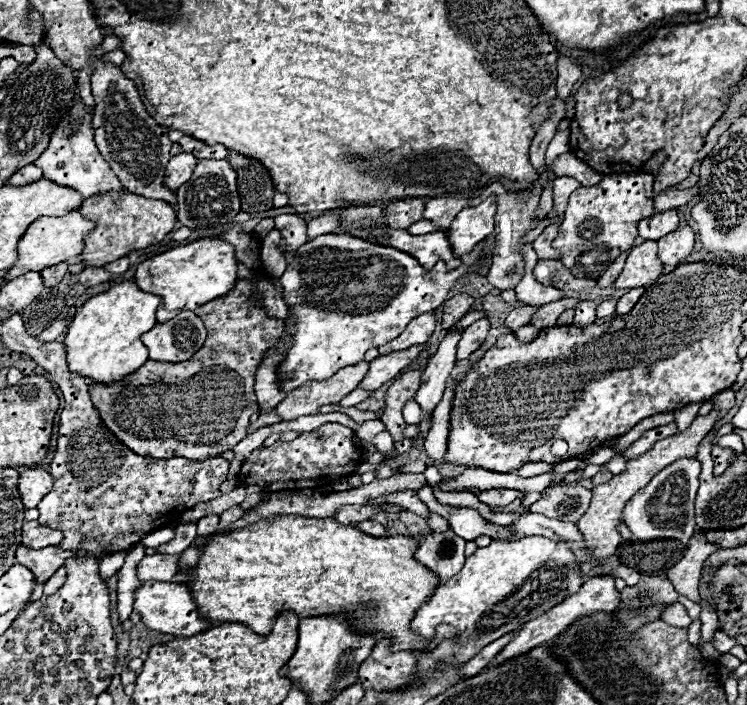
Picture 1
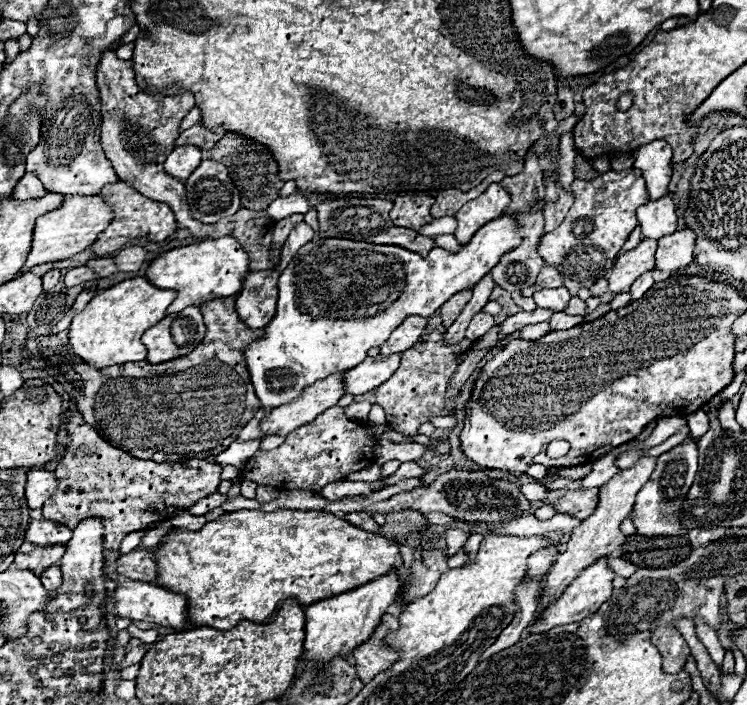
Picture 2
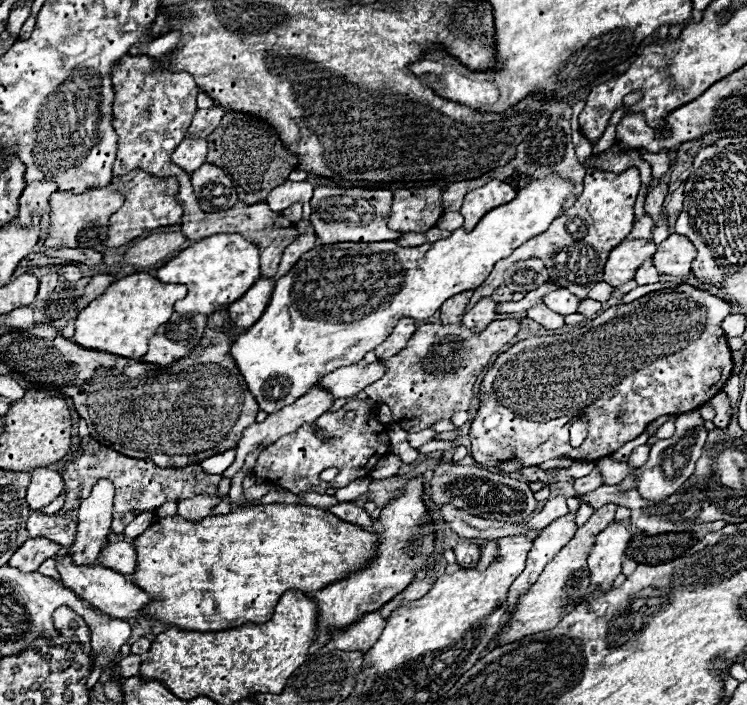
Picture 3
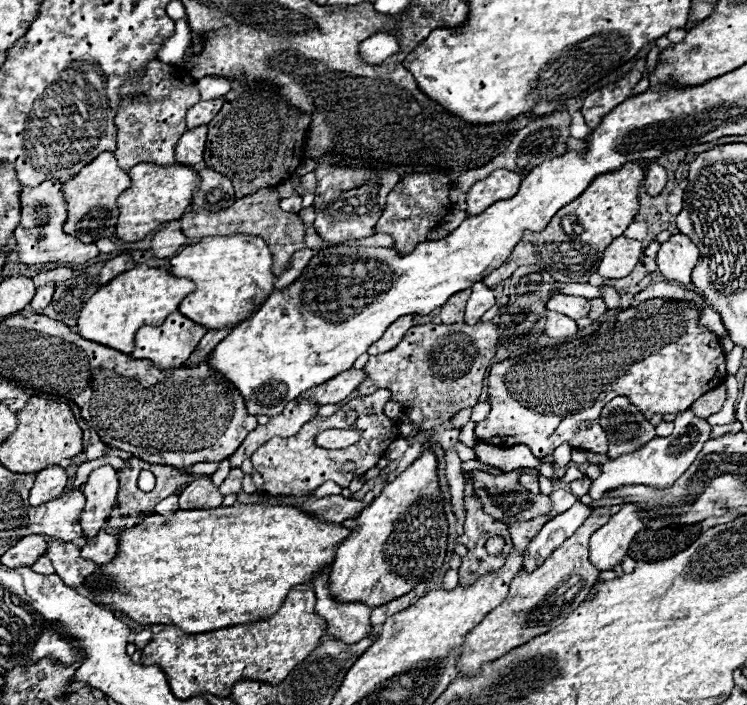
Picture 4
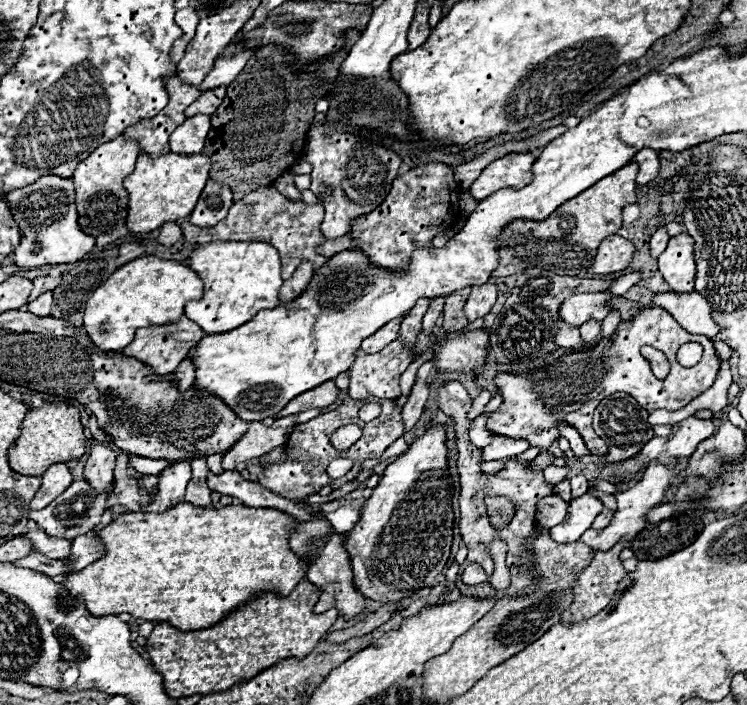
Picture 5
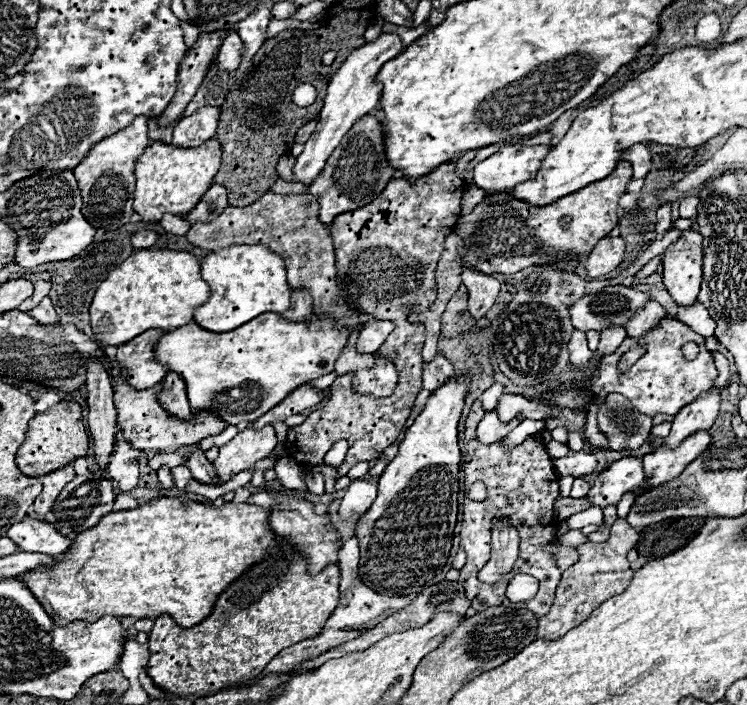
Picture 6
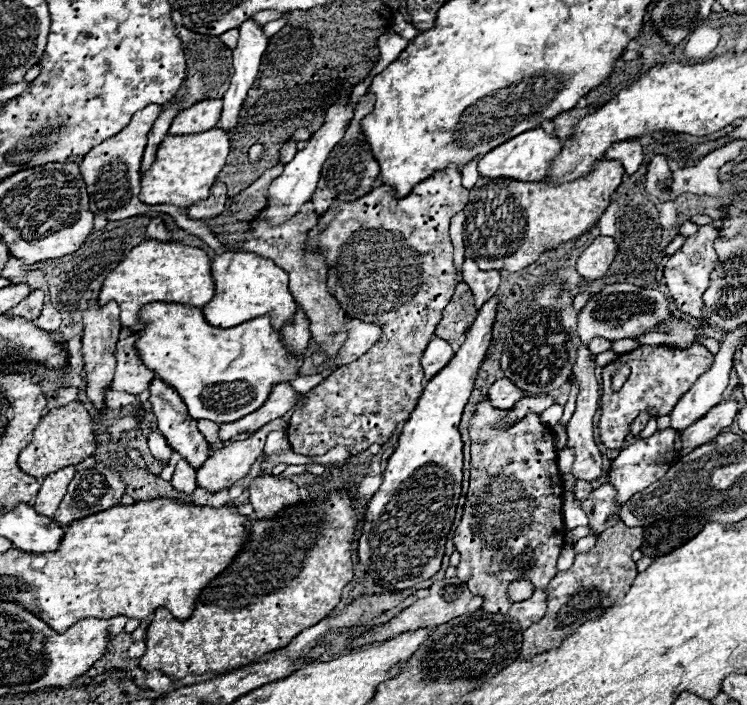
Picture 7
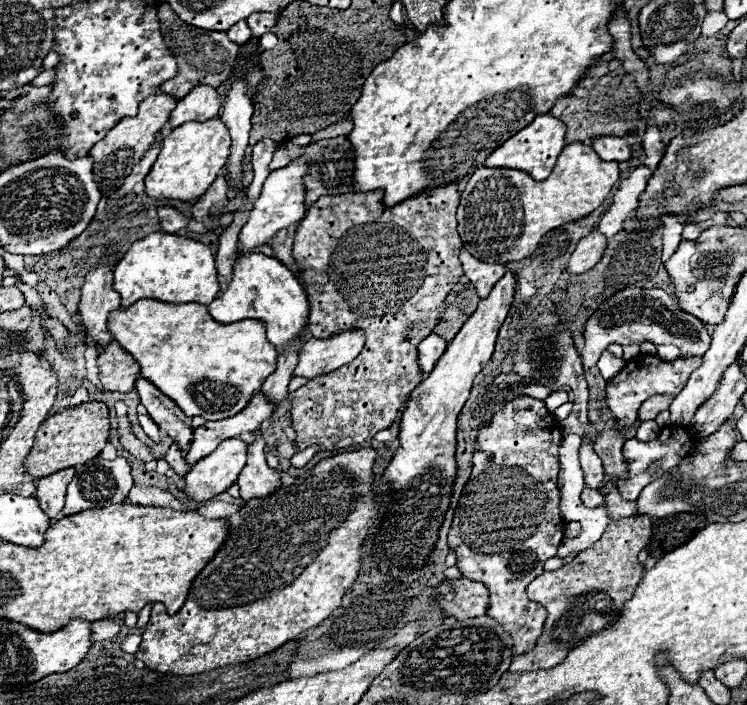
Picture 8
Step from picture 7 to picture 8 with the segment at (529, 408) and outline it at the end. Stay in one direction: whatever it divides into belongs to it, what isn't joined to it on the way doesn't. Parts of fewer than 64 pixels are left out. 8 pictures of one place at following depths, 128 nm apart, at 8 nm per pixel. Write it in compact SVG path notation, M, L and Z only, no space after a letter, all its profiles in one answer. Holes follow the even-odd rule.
M554 392L554 394L550 394L544 402L548 404L550 410L556 410L558 406L562 406L562 404L568 402L568 400L570 400L570 394L568 394L568 392Z

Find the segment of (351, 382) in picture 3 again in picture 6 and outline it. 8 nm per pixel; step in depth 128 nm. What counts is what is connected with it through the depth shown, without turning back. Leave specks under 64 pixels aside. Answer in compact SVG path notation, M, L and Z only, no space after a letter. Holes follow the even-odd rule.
M304 384L304 386L296 388L294 392L290 392L282 402L278 402L278 404L276 404L272 410L268 410L264 416L260 416L260 418L256 418L254 422L250 422L248 428L258 430L258 428L264 428L264 426L268 426L268 424L282 422L282 420L286 420L286 418L292 416L292 414L300 414L302 410L306 410L306 408L310 408L310 406L316 406L322 398L324 398L324 390L316 390L316 388L308 386L308 384Z

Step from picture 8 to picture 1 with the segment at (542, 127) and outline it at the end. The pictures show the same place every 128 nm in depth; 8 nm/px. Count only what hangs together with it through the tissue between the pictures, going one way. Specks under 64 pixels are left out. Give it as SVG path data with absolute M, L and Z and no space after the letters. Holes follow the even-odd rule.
M490 196L482 204L464 208L456 214L448 230L448 238L456 256L468 254L478 242L486 240L494 232L494 214L496 196Z

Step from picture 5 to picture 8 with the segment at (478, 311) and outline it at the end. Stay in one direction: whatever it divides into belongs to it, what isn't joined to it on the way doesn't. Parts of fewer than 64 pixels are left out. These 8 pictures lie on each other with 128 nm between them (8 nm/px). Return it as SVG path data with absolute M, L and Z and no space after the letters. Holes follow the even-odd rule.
M462 250L460 262L464 266L464 274L476 286L476 292L480 298L488 296L488 292L494 288L494 284L500 280L500 276L504 276L504 272L506 272L504 264L488 264L488 262L476 260L468 250Z

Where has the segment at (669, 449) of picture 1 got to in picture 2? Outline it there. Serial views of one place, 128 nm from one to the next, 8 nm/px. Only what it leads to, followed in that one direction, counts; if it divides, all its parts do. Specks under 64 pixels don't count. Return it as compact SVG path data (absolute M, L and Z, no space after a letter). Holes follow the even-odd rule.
M640 458L632 468L628 470L620 470L610 482L606 482L600 488L600 504L594 510L592 516L588 516L578 528L574 528L566 550L562 554L558 554L558 560L552 564L550 572L546 574L546 588L544 588L544 596L540 596L538 600L538 610L536 610L536 618L550 606L554 604L564 590L568 588L568 584L572 584L572 580L588 566L592 564L592 560L600 558L600 556L610 556L616 552L618 546L624 544L626 536L620 532L620 522L630 514L632 506L634 506L634 498L636 492L648 482L648 476L652 474L652 468L656 464L656 458Z

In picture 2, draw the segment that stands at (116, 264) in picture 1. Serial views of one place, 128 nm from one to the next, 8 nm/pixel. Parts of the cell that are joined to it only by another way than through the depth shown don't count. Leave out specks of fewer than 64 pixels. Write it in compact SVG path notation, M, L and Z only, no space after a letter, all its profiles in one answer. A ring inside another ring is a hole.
M90 258L90 260L86 260L84 264L86 264L88 268L92 268L98 276L110 276L110 274L118 272L112 258Z

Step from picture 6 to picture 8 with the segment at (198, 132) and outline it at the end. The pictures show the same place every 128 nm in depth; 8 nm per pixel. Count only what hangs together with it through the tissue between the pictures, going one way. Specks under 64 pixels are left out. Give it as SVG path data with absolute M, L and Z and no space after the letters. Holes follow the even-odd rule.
M196 86L192 88L192 92L188 92L188 96L184 96L172 116L170 116L170 126L176 128L184 122L204 122L204 120L210 120L210 118L216 118L220 114L220 98L218 98L218 92L216 88L212 86Z

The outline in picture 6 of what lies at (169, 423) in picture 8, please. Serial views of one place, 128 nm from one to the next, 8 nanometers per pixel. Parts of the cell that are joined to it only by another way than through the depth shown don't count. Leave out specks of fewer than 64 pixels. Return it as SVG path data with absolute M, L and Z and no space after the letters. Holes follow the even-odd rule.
M168 372L162 380L160 404L174 418L180 418L180 420L192 418L192 410L188 406L188 398L184 392L184 382L180 380L180 376L172 376L172 372ZM190 446L190 454L188 454L188 460L186 460L186 466L190 468L192 476L196 480L200 480L202 484L212 484L212 480L216 480L216 474L212 472L212 464L208 462L208 458L204 456L204 452L196 446Z

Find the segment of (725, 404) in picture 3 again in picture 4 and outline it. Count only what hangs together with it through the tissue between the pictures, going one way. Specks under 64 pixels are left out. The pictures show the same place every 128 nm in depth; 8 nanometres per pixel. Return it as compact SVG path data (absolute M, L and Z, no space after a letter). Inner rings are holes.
M718 386L718 388L706 392L704 396L700 396L700 398L690 406L690 410L692 410L696 416L700 416L700 418L706 420L708 416L716 414L716 412L722 408L724 400L726 400L726 388L724 388L724 386Z

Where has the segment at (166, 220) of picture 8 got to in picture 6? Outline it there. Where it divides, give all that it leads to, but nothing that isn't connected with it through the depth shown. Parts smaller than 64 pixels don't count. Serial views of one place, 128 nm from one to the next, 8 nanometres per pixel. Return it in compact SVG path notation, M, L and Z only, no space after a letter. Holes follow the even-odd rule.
M140 230L132 236L132 246L134 246L134 250L144 250L144 248L150 248L152 244L156 244L156 240L158 240L158 232Z

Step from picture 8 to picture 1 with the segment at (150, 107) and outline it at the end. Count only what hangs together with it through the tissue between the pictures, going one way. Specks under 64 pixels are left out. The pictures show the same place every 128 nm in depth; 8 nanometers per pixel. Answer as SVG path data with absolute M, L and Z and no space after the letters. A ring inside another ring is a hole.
M76 208L72 212L68 212L66 216L44 216L38 218L30 224L30 228L26 230L26 234L22 236L20 244L18 244L18 262L14 264L14 268L8 272L6 282L34 270L40 272L52 264L60 264L66 262L72 256L78 256L84 248L84 238L96 228L96 222L84 218L82 208Z

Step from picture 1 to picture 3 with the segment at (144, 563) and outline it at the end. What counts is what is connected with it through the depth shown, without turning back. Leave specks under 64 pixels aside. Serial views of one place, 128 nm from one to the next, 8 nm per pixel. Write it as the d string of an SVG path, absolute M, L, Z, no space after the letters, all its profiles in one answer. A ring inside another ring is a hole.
M114 542L114 544L104 544L100 550L98 562L102 562L106 568L112 568L120 574L132 574L136 568L136 552L130 542Z

